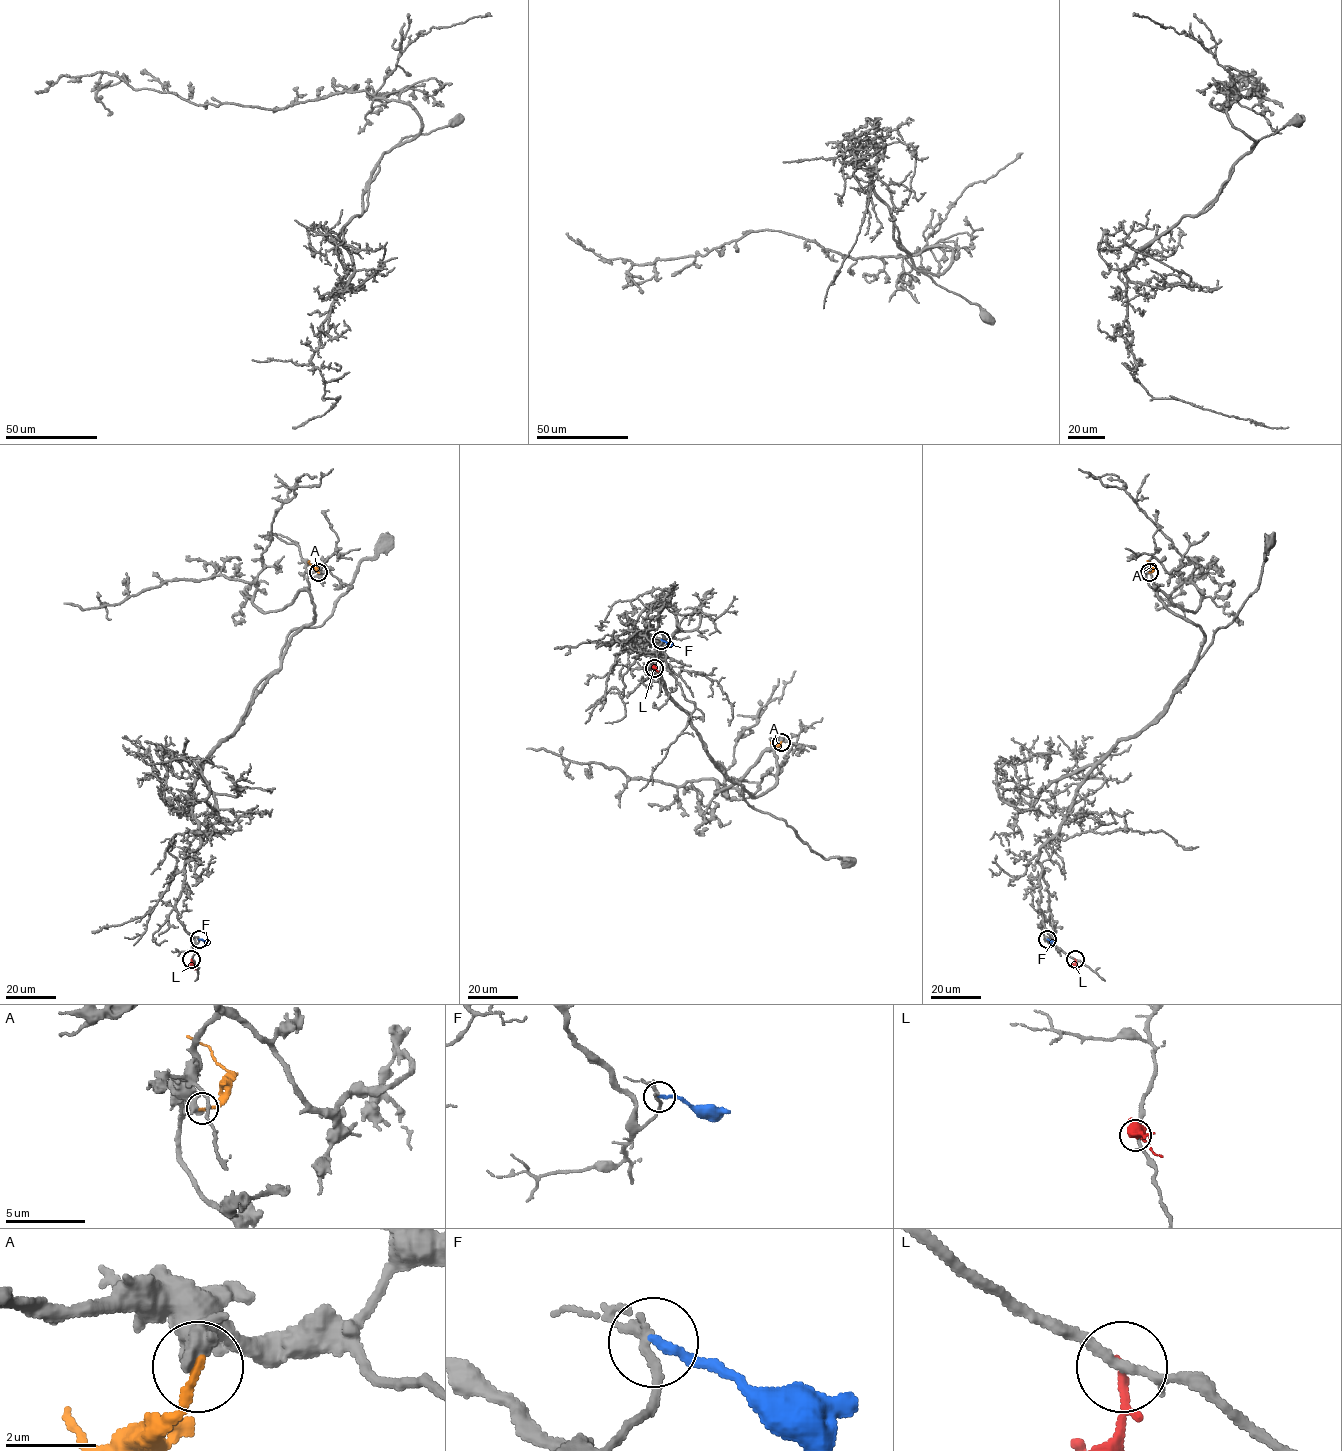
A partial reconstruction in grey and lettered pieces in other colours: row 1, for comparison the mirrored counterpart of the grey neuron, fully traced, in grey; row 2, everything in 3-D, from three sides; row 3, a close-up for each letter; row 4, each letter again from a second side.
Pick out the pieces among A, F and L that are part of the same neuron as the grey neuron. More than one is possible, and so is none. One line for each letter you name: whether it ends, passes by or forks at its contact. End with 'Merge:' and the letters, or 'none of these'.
Merge: none of these

